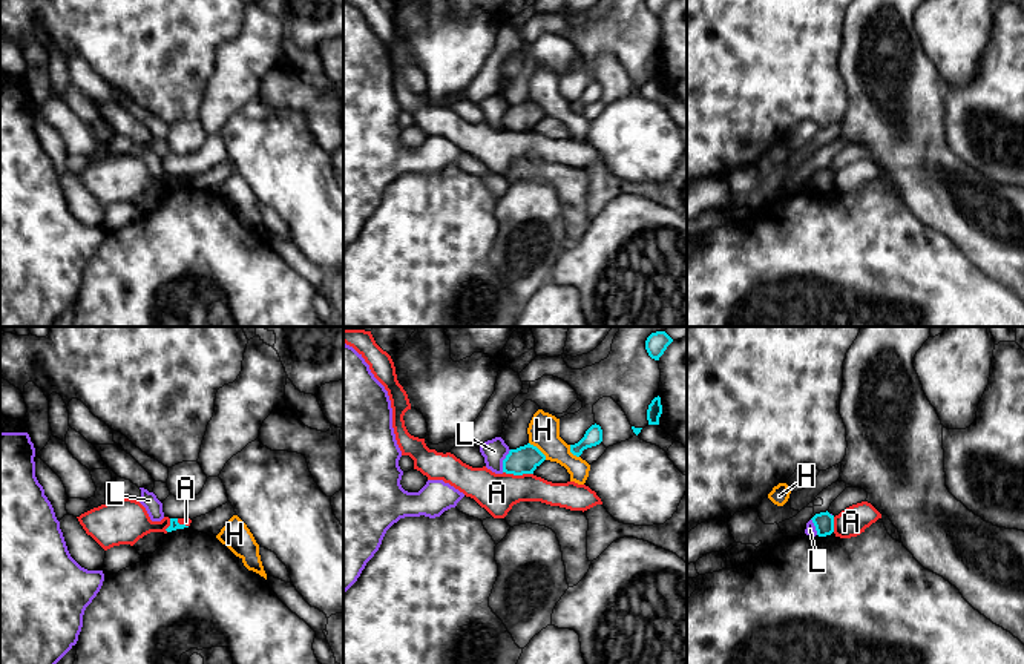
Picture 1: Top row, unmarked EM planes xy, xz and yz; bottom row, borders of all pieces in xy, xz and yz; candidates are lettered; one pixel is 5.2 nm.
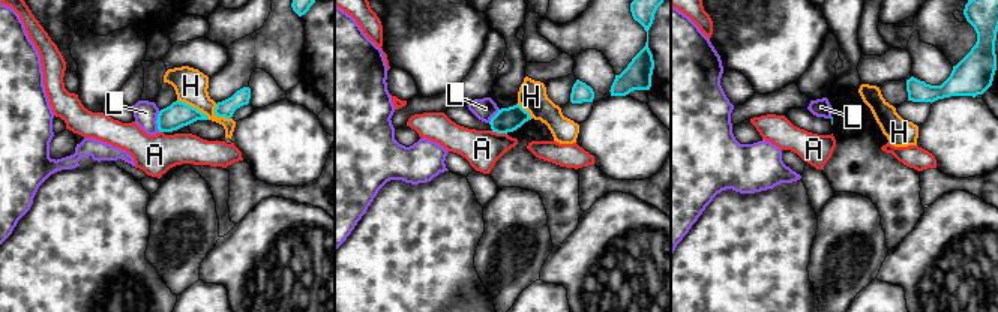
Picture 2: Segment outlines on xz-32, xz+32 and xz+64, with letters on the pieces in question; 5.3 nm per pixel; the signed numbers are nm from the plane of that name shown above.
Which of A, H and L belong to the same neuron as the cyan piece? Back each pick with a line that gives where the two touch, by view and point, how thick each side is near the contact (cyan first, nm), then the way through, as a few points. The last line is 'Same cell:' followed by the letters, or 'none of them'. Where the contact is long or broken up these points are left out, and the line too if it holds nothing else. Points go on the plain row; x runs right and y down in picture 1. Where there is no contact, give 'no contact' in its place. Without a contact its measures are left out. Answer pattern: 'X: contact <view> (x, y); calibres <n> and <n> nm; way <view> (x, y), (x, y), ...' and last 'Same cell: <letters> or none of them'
Same cell: none of them

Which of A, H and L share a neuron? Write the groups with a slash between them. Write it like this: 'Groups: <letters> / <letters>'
Groups: A / H / L

